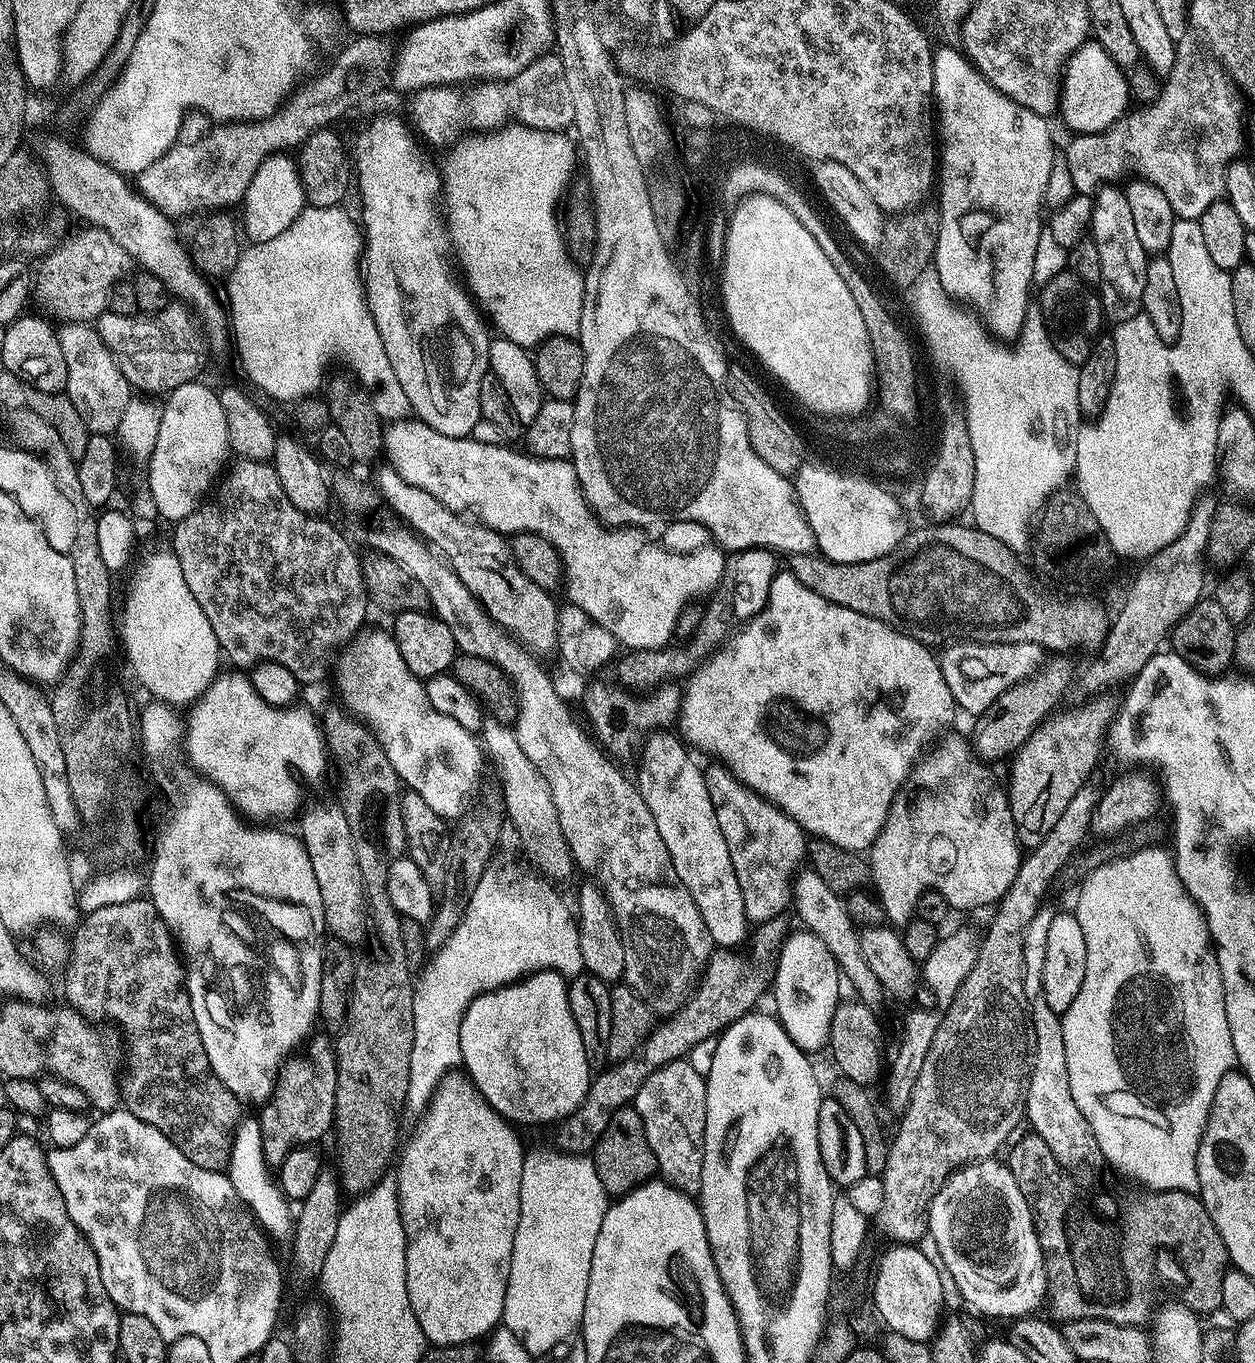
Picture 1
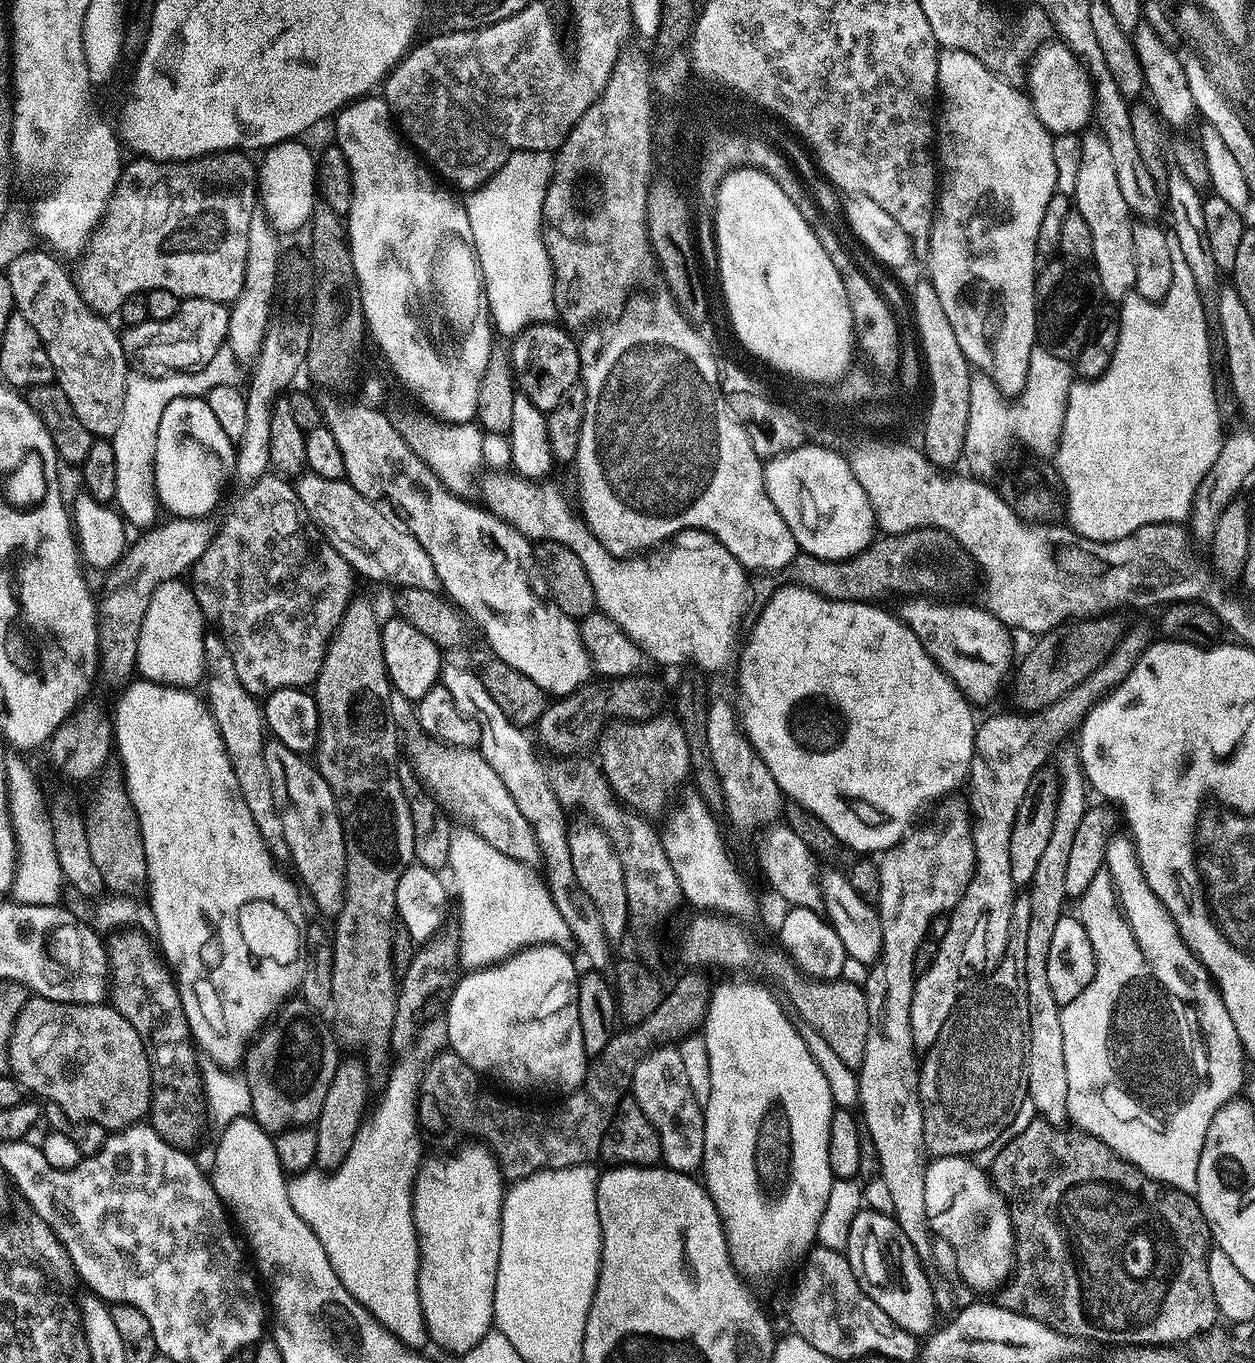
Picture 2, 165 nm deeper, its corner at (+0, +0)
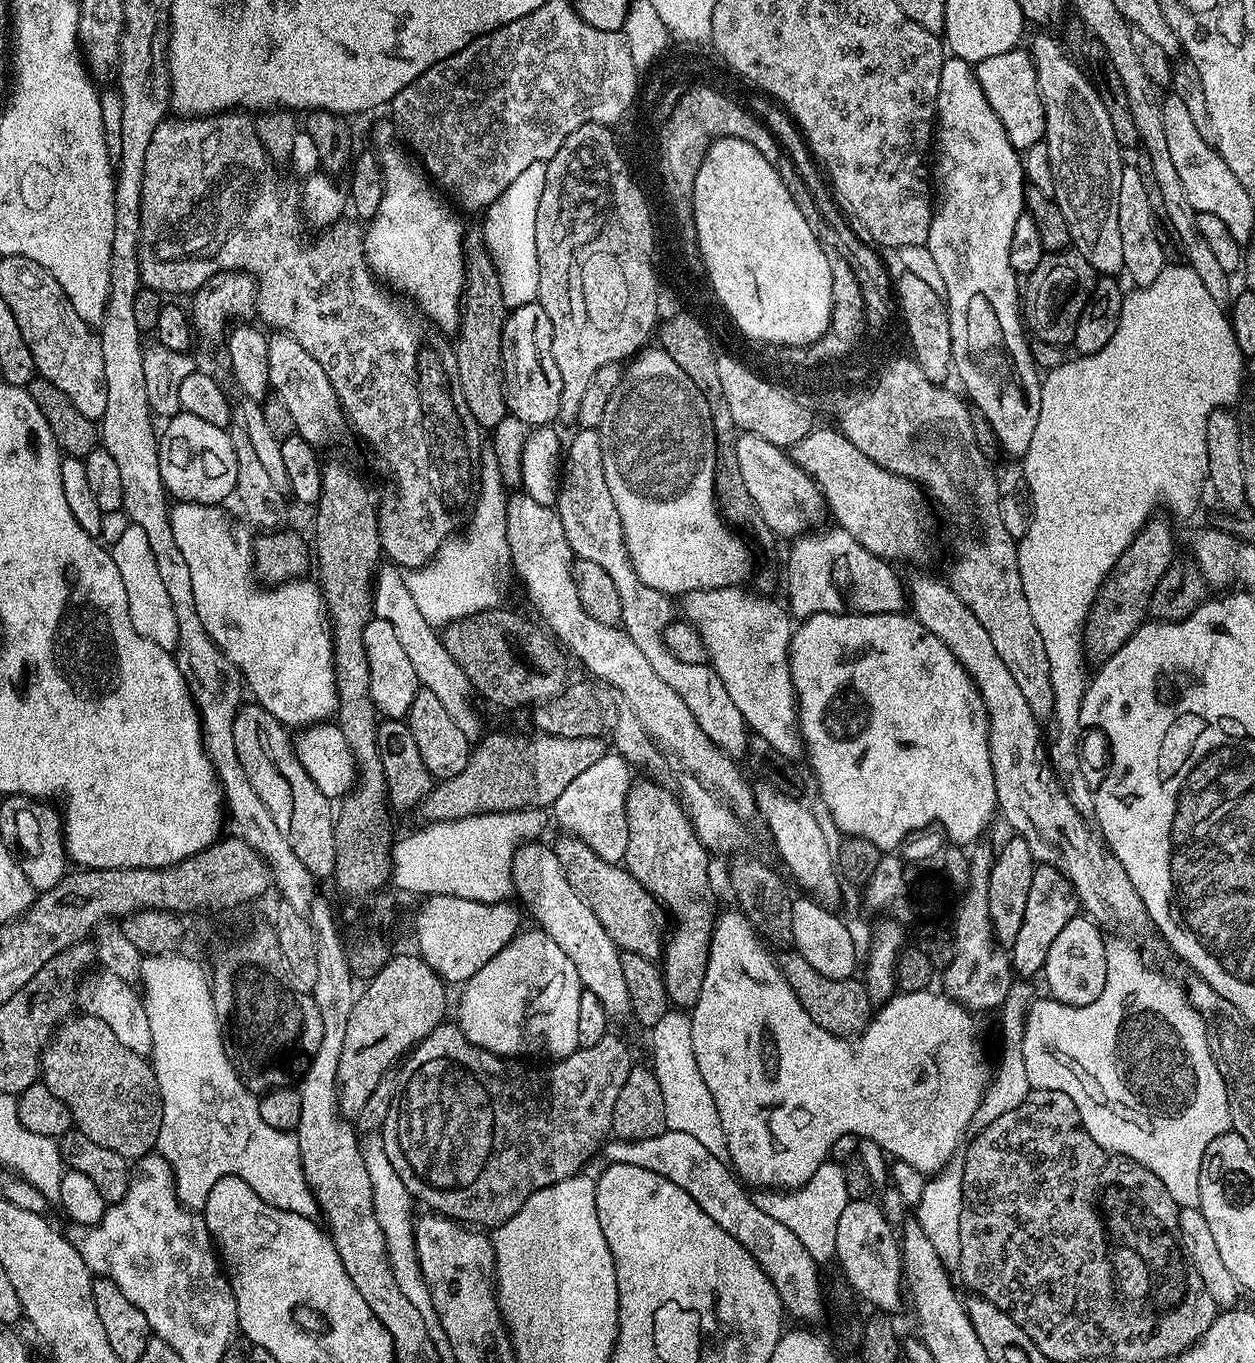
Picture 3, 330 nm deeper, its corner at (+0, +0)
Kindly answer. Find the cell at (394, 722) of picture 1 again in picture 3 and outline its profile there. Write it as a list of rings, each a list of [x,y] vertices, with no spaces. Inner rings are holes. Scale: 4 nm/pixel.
[[[525,842],[516,849],[512,859],[512,887],[515,895],[520,895],[522,903],[528,907],[530,915],[536,919],[535,927],[550,934],[558,946],[562,946],[566,958],[574,962],[578,970],[580,987],[583,991],[594,994],[606,1010],[609,1021],[616,1022],[632,1009],[630,994],[626,990],[626,977],[622,975],[621,951],[616,943],[606,934],[602,922],[594,918],[594,910],[574,894],[566,872],[555,856],[555,850],[541,842]]]

